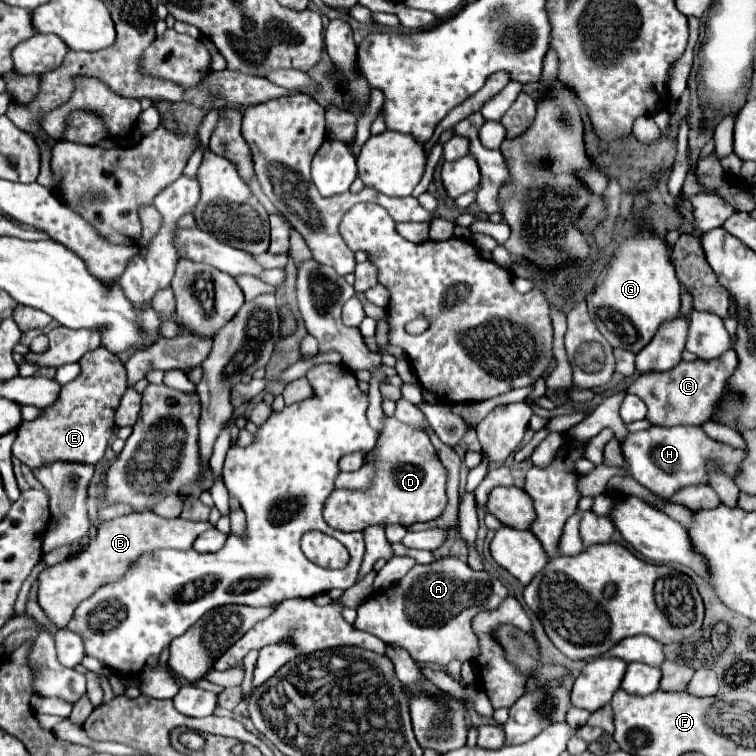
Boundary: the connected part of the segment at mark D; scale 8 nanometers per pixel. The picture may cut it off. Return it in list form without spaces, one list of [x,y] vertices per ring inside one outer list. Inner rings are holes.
[[[387,417],[377,449],[367,455],[367,461],[371,461],[373,457],[377,461],[377,471],[373,487],[369,491],[337,489],[327,499],[323,515],[333,529],[345,533],[363,531],[371,525],[369,517],[373,517],[373,525],[377,525],[383,521],[431,521],[443,513],[443,509],[447,507],[447,469],[439,461],[435,447],[431,445],[425,431],[419,431],[419,427],[407,427],[395,417]]]

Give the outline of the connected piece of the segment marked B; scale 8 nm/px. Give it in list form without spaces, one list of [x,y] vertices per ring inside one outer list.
[[[131,513],[131,515],[121,515],[111,521],[105,521],[103,525],[97,527],[97,535],[95,539],[91,539],[87,549],[79,551],[79,555],[71,555],[63,563],[45,567],[39,573],[37,577],[39,607],[45,611],[45,615],[57,629],[63,629],[71,621],[75,607],[83,599],[93,595],[99,587],[123,579],[123,575],[141,555],[157,551],[157,549],[165,549],[165,547],[191,549],[197,535],[207,529],[209,529],[209,523],[195,523],[183,517],[165,519],[155,513]]]

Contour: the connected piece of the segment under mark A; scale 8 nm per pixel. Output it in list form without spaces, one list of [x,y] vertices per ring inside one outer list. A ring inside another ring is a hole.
[[[439,559],[429,565],[415,565],[397,585],[387,591],[373,593],[369,599],[365,599],[357,607],[355,627],[379,637],[385,643],[401,645],[416,662],[437,663],[446,667],[453,659],[477,659],[479,641],[471,629],[471,621],[481,611],[497,609],[507,597],[509,591],[505,589],[505,585],[487,571],[473,571],[467,563],[461,563],[459,559]]]

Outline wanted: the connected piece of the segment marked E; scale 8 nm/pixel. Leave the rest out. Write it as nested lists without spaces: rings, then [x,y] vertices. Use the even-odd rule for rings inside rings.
[[[105,347],[83,355],[79,365],[81,375],[63,385],[59,399],[47,407],[47,413],[35,421],[25,421],[19,427],[13,443],[13,455],[23,465],[31,469],[39,469],[55,461],[95,465],[103,457],[115,429],[113,413],[123,397],[123,391],[127,391],[127,373],[117,355],[111,355]]]

